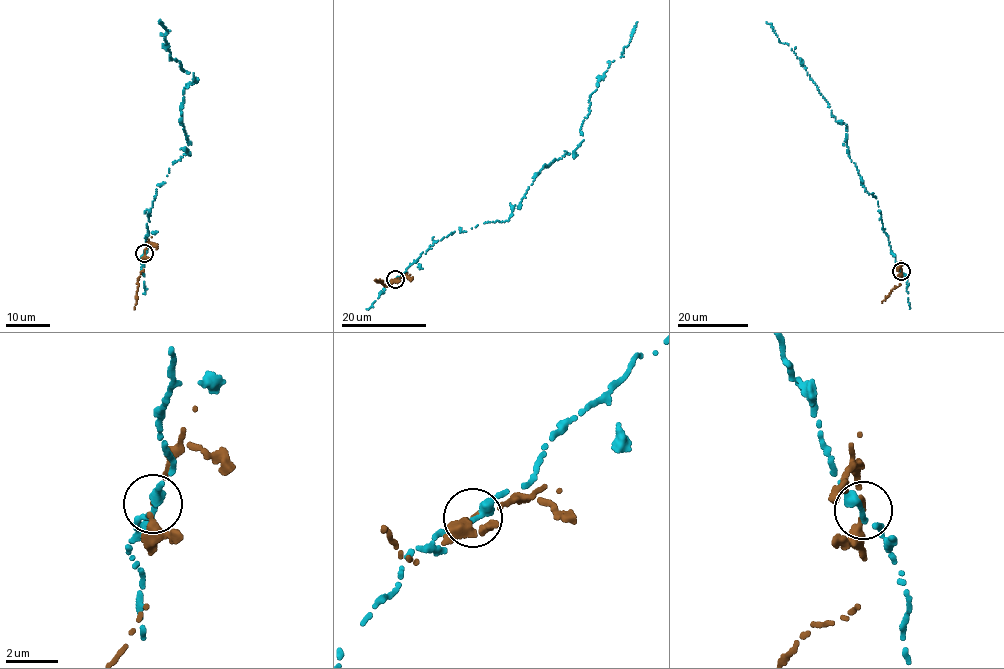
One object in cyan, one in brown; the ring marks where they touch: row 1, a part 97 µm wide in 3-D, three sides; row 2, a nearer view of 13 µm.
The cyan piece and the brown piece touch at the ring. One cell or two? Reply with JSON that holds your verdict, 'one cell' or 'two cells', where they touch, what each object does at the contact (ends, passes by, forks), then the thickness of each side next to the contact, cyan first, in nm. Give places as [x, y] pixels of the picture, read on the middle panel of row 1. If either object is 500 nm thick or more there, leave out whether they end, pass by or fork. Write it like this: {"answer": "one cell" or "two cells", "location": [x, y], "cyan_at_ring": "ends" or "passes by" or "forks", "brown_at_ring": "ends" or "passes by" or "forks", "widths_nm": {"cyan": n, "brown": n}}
{"answer": "one cell", "location": [395, 279], "cyan_at_ring": "passes by", "brown_at_ring": "passes by", "widths_nm": {"cyan": 240, "brown": 190}}

